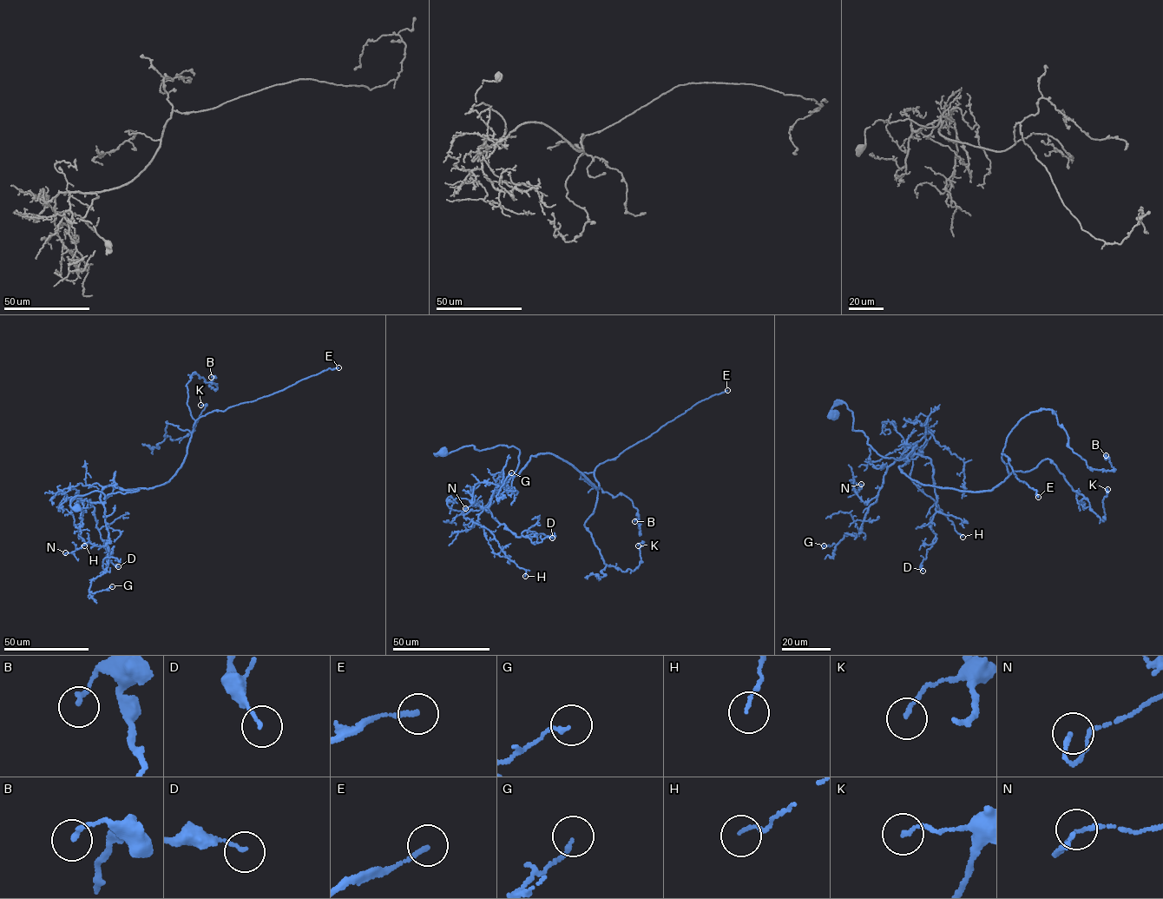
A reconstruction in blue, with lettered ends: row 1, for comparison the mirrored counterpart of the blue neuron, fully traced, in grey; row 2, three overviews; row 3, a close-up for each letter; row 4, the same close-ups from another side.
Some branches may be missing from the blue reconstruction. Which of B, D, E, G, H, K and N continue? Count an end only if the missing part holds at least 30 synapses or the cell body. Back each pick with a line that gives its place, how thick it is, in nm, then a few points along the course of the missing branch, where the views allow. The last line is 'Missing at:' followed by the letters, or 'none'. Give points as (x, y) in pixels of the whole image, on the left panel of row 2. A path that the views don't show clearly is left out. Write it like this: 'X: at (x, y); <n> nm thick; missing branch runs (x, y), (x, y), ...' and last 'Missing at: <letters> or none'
E: at (338, 367); 170 nm thick
Missing at: E

